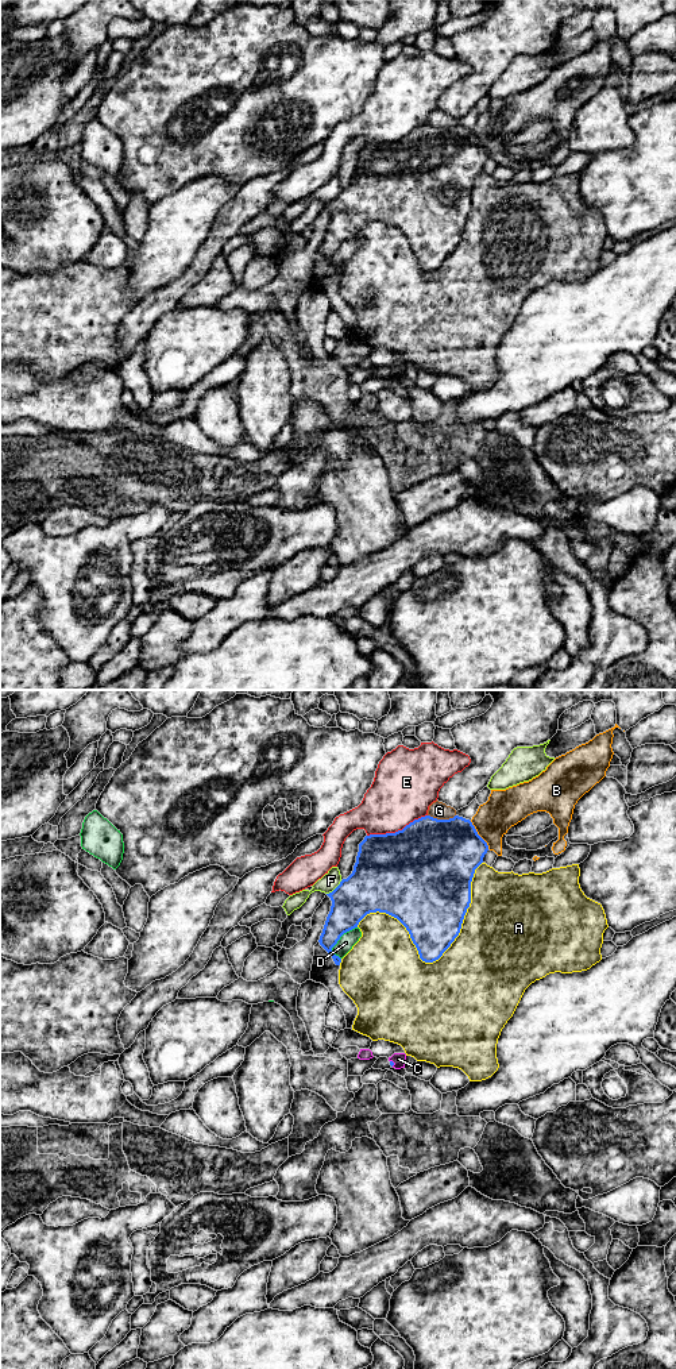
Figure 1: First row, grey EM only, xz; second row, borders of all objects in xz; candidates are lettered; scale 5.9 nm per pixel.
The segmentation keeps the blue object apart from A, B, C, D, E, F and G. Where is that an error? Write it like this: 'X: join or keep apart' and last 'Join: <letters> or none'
A: keep apart
B: keep apart
C: keep apart
D: keep apart
E: keep apart
F: keep apart
G: keep apart
Join: none

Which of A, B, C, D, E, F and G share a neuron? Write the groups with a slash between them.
A / B / C / D / E / F / G

